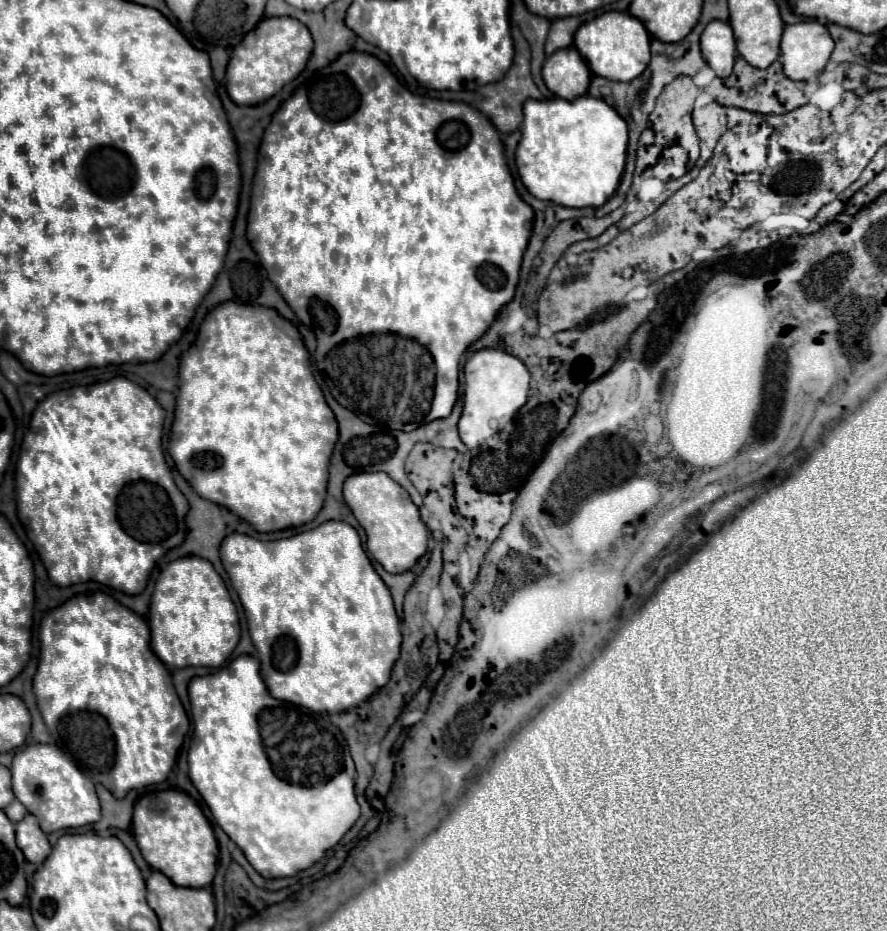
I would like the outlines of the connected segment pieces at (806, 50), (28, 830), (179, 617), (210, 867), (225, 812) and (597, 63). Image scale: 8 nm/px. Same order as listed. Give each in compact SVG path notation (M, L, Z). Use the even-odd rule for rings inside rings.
M800 21L786 25L780 43L780 63L792 81L808 81L824 71L834 41L826 25L818 21Z
M30 813L20 823L16 823L16 843L20 845L24 857L34 865L40 865L52 849L46 835L42 835L38 819Z
M182 557L160 571L152 593L148 623L152 631L152 649L168 667L222 667L240 641L238 615L228 589L212 563L202 557Z
M170 789L142 797L134 807L132 833L146 863L164 873L174 885L210 887L220 851L208 819L190 795Z
M240 655L214 673L194 677L188 695L194 721L194 741L188 751L190 779L208 803L216 824L266 879L292 877L320 861L360 817L354 795L356 769L340 729L326 715L274 699L260 677L260 661L252 655Z
M608 11L578 29L574 47L580 51L594 75L610 81L632 81L650 63L650 39L650 33L636 17L626 11Z

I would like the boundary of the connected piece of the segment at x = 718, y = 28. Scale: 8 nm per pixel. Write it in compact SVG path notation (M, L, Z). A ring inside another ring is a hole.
M710 21L700 37L700 49L706 63L718 77L728 77L736 61L732 27L726 21Z

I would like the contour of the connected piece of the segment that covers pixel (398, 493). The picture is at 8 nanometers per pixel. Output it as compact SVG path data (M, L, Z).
M358 473L344 481L344 501L352 509L356 521L366 531L366 545L370 555L388 571L410 571L426 553L428 531L420 519L418 507L408 497L406 489L396 485L386 473Z

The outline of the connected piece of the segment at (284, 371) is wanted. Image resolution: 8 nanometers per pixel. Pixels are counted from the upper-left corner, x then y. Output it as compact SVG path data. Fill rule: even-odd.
M218 305L214 311L208 313L204 319L196 345L190 347L180 361L180 391L176 399L176 413L174 413L174 423L172 423L172 437L168 445L168 453L174 459L178 471L182 477L192 485L200 497L214 501L244 521L248 521L256 531L260 533L270 533L270 531L280 531L288 527L298 527L308 521L312 521L318 511L324 505L326 499L326 485L328 485L328 463L332 457L332 449L338 441L338 423L328 407L318 383L314 381L310 363L308 363L308 351L306 345L298 333L298 329L280 317L274 309L236 309L236 305Z

